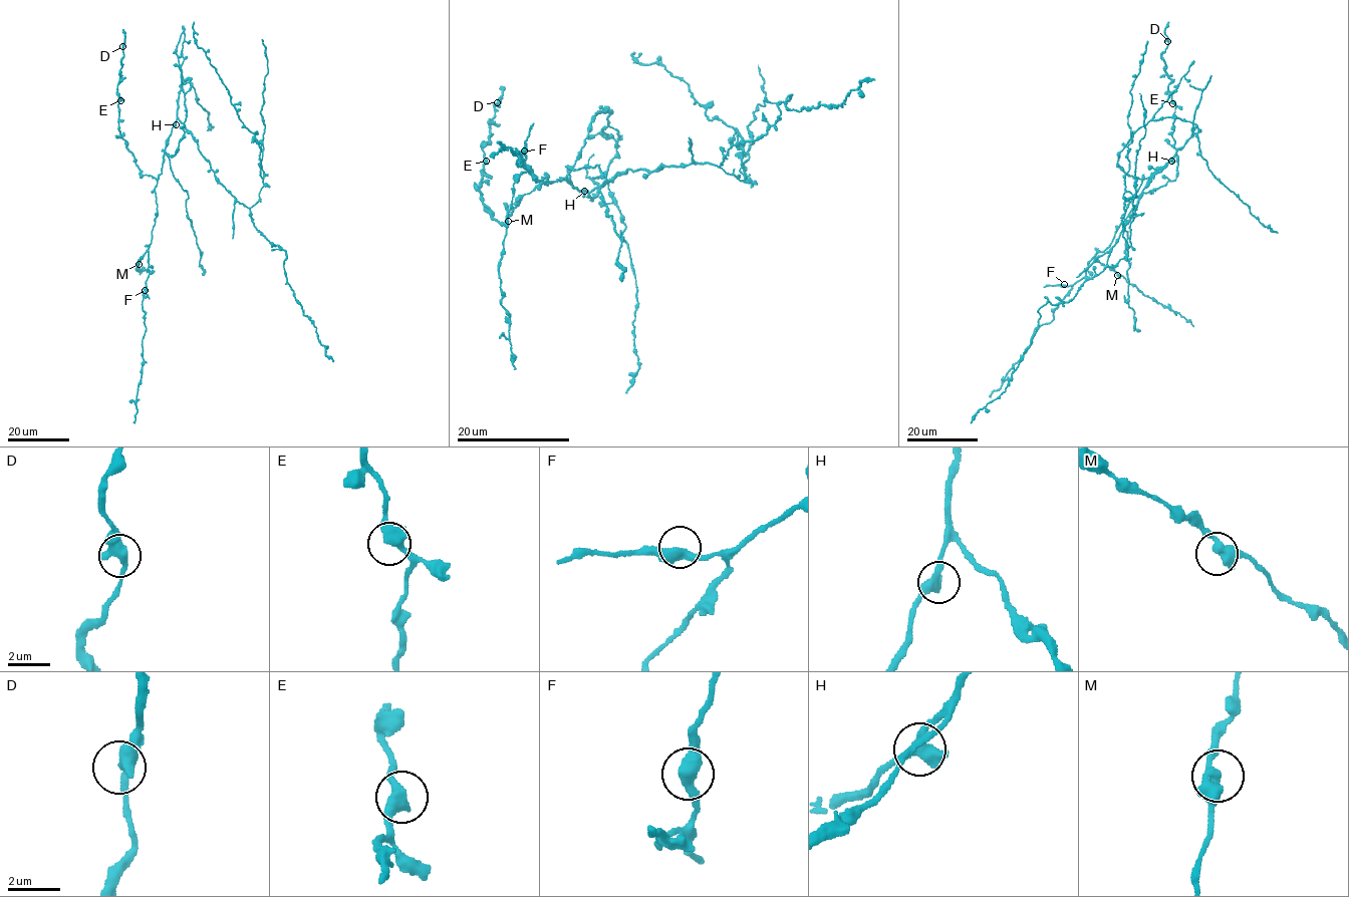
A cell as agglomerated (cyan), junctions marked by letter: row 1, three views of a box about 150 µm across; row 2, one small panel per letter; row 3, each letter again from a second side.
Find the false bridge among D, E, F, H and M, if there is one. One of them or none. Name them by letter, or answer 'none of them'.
none of them

